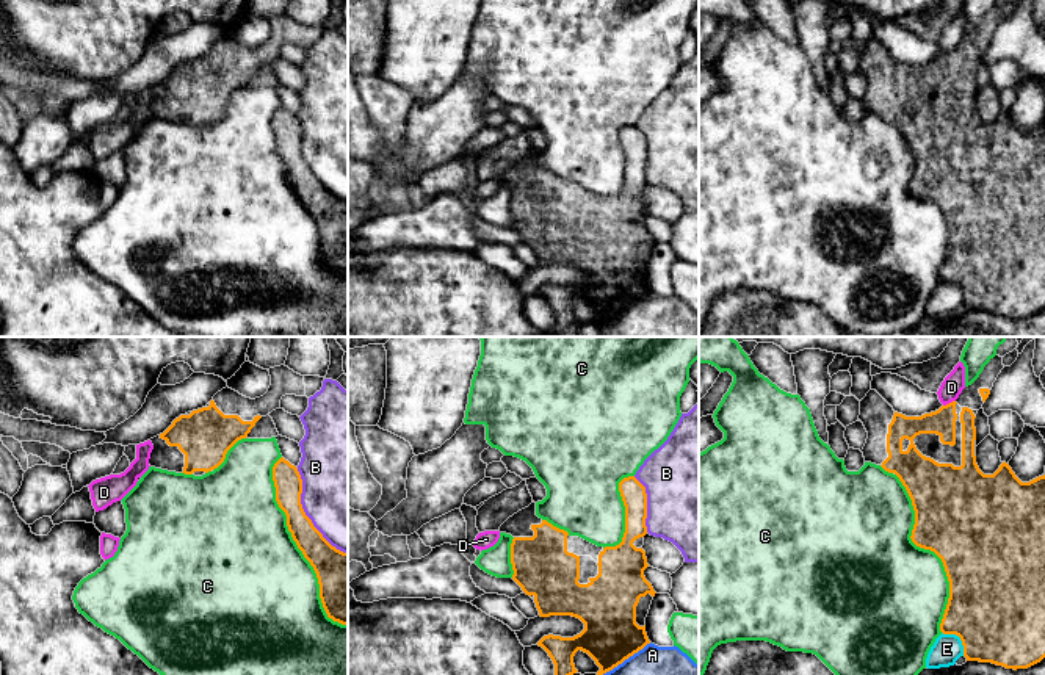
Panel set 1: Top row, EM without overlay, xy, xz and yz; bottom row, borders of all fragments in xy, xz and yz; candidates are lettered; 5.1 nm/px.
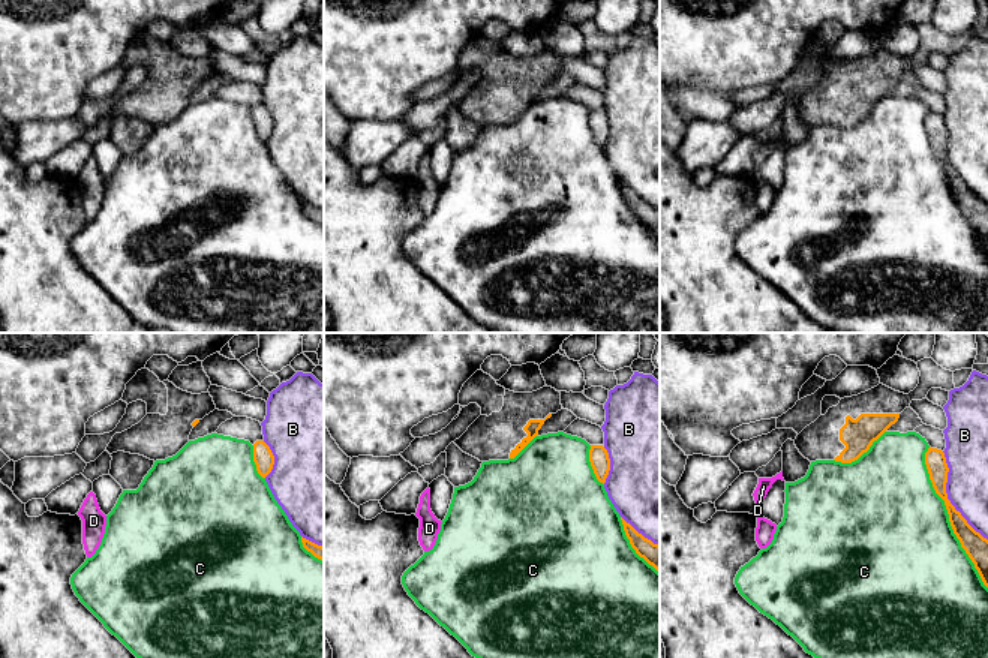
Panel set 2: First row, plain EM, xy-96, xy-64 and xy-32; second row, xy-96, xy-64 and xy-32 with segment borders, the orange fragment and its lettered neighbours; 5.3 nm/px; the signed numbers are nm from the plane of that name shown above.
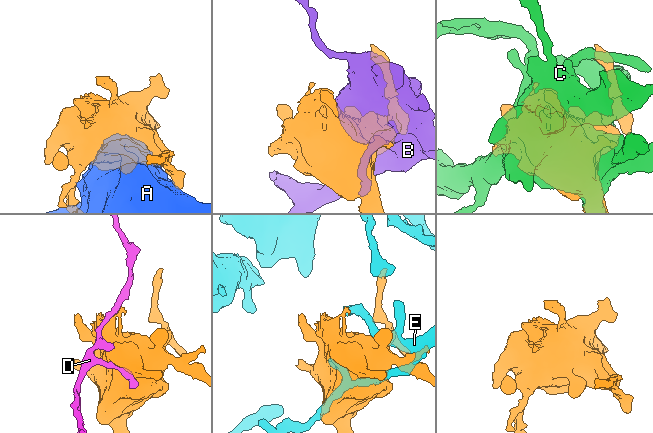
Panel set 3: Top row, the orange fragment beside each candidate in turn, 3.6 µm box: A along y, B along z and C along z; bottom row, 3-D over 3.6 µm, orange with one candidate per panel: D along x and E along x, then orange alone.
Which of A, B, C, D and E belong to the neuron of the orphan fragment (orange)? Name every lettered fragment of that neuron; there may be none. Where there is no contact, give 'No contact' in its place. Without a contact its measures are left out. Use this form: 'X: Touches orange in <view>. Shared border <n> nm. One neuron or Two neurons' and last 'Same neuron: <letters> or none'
A: Touches orange in xz. Shared border 300 nm. Two neurons
B: Touches orange in xy. Shared border 500 nm. Two neurons
C: Touches orange in xy. Shared border 950 nm. Two neurons
D: Touches orange in yz. Shared border 70 nm. Two neurons
E: Touches orange in yz. Shared border 170 nm. Two neurons
Same neuron: none

